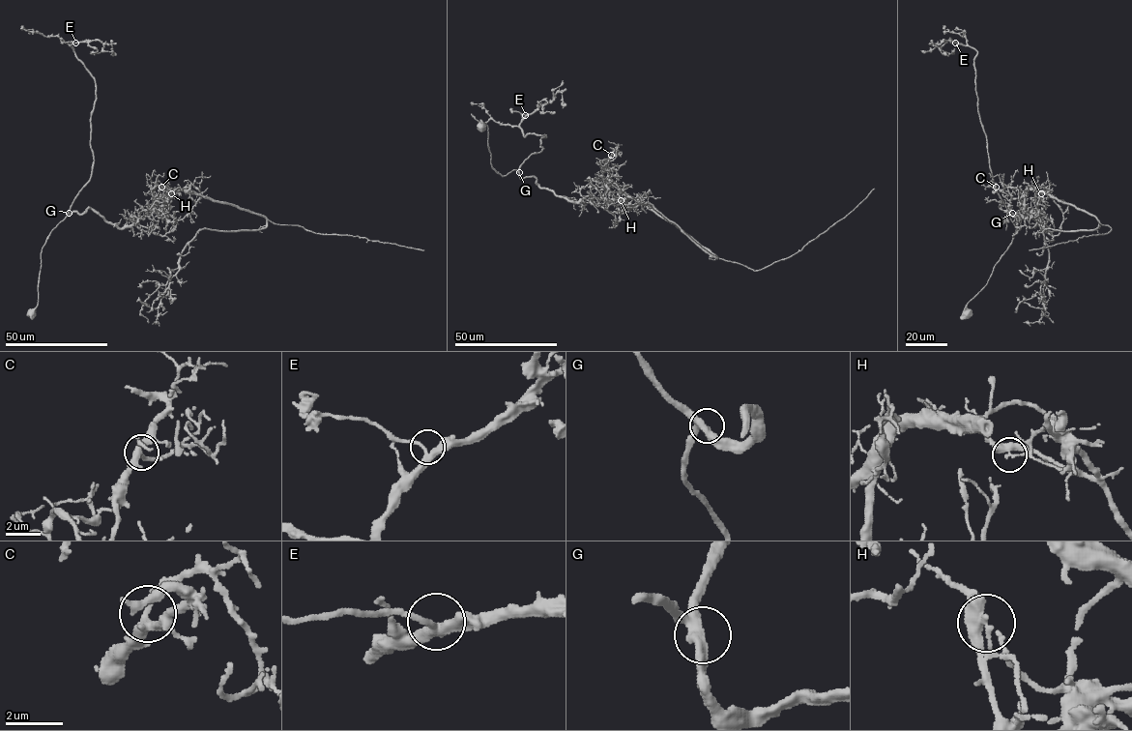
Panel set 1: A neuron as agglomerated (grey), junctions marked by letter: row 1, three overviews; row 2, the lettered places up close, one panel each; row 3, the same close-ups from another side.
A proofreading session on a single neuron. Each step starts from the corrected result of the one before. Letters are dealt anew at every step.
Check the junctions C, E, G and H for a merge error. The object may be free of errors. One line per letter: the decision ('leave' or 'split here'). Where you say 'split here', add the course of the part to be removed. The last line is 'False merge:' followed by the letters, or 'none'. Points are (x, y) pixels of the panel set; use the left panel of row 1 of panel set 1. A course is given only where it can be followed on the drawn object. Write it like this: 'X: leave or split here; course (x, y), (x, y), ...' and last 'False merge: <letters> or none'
C: leave
E: leave
G: leave
H: split here; course (171, 193), (164, 235), (90, 208), (69, 215), (91, 174), (96, 99), (70, 45), (100, 41), (113, 52)
False merge: H

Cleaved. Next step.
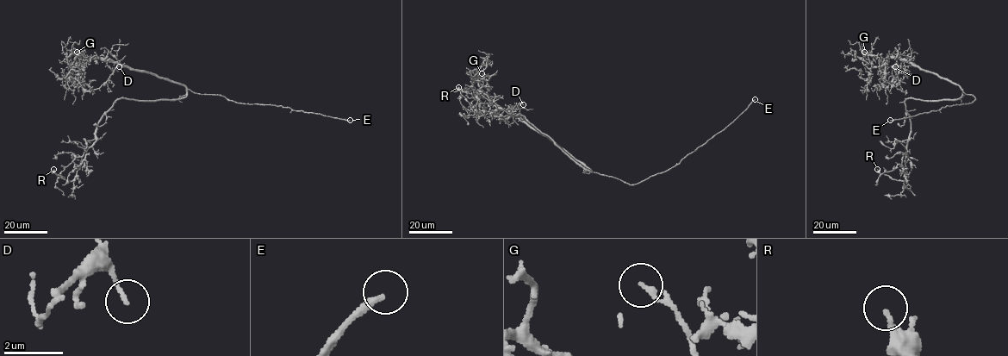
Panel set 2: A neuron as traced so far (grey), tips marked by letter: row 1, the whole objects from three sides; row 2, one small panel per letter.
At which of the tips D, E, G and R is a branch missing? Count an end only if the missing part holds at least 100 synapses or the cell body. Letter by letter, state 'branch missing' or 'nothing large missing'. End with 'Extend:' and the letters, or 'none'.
D: nothing large missing
E: branch missing
G: nothing large missing
R: nothing large missing
Extend: E

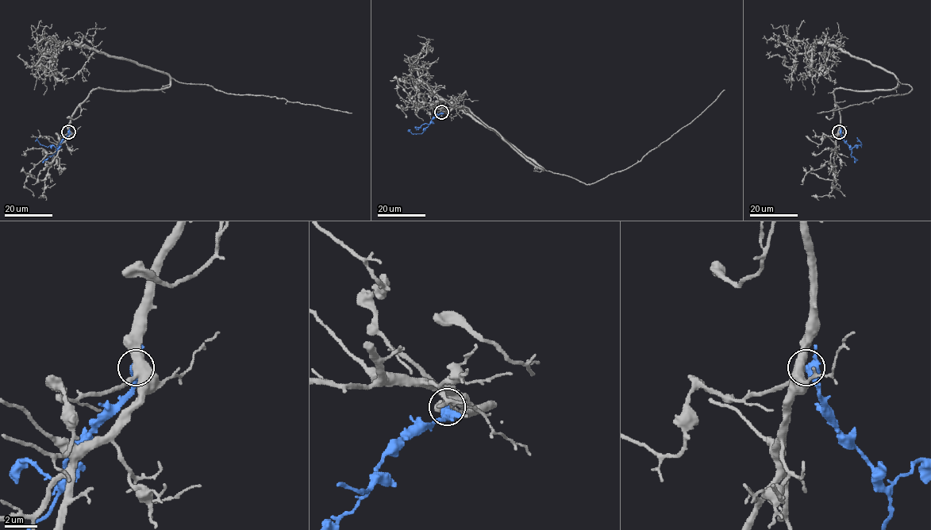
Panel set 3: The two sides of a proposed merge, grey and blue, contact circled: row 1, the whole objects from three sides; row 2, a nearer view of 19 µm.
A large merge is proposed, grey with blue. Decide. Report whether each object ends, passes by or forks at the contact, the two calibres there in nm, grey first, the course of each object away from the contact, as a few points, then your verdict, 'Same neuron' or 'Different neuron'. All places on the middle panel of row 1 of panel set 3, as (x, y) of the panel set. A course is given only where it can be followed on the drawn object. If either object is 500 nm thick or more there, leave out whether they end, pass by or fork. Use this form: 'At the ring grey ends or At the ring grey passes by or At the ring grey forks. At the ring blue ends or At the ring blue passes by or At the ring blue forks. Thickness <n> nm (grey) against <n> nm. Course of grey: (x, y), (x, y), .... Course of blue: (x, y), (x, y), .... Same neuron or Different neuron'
At the ring grey forks. At the ring blue forks. Thickness 460 nm (grey) against 400 nm. Course of grey: (441, 111), (468, 109), (542, 170), (425, 83), (438, 100), (467, 95). Course of blue: (441, 112), (423, 132), (413, 134), (409, 129). Different neuron

